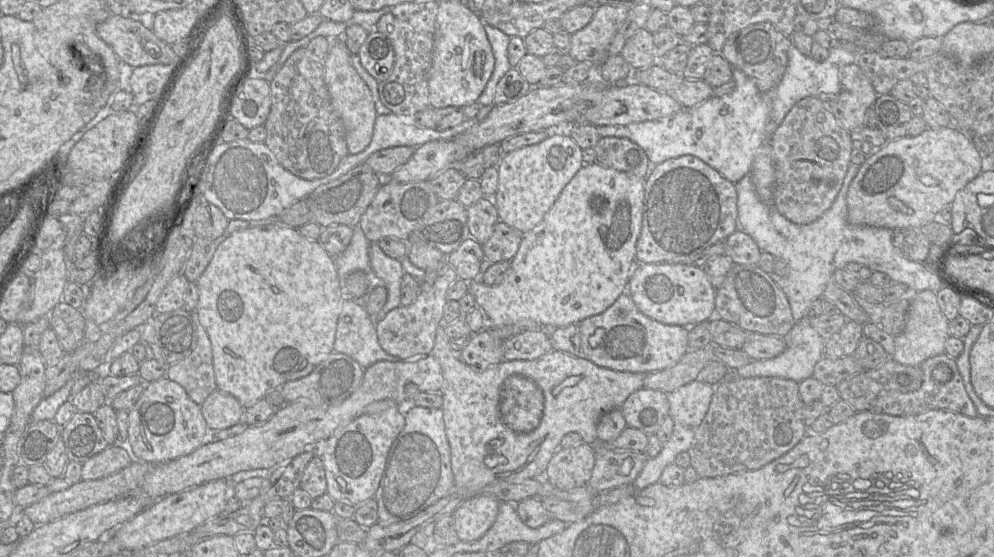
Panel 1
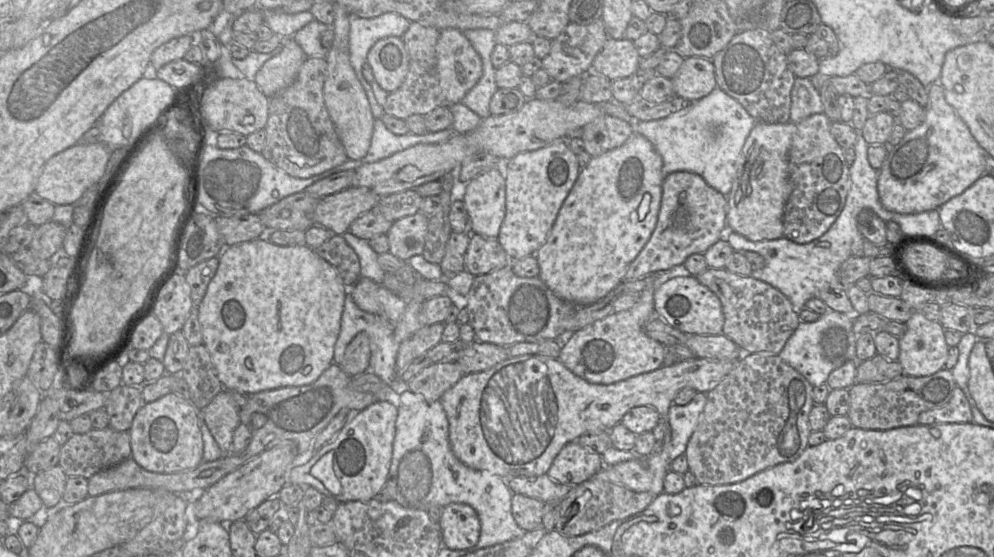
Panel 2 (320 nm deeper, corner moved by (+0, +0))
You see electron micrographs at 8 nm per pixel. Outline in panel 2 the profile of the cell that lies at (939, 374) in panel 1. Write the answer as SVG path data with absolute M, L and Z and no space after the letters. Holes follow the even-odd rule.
M956 386L950 401L945 406L921 413L917 424L958 424L972 423L972 421L973 415L970 404L963 390Z

